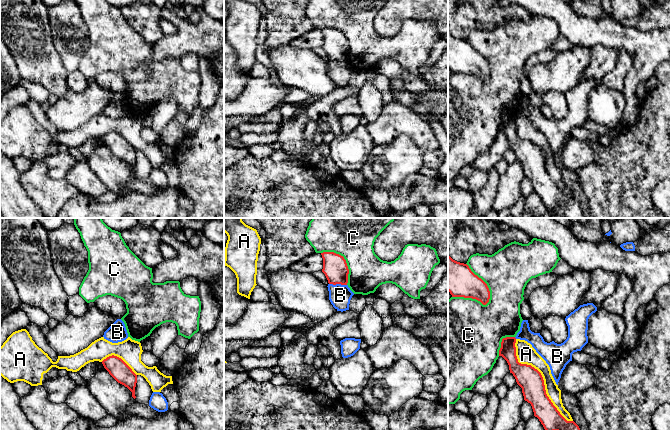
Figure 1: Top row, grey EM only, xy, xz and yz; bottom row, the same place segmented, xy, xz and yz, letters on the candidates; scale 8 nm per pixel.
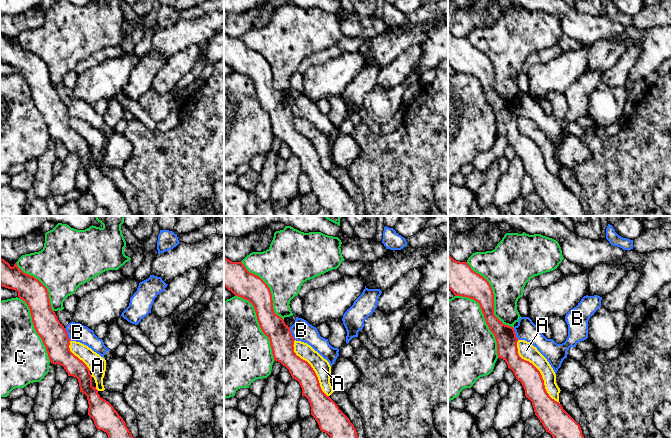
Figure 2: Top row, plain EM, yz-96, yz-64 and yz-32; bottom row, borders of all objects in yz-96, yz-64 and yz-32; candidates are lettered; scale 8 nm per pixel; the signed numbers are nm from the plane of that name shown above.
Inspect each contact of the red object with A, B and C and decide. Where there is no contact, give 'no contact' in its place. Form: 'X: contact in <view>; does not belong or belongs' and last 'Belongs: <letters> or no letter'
A: contact in yz; does not belong
B: contact in xz; does not belong
C: contact in yz; does not belong
Belongs: no letter

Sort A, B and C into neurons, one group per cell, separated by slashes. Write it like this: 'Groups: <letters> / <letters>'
Groups: A / B / C

